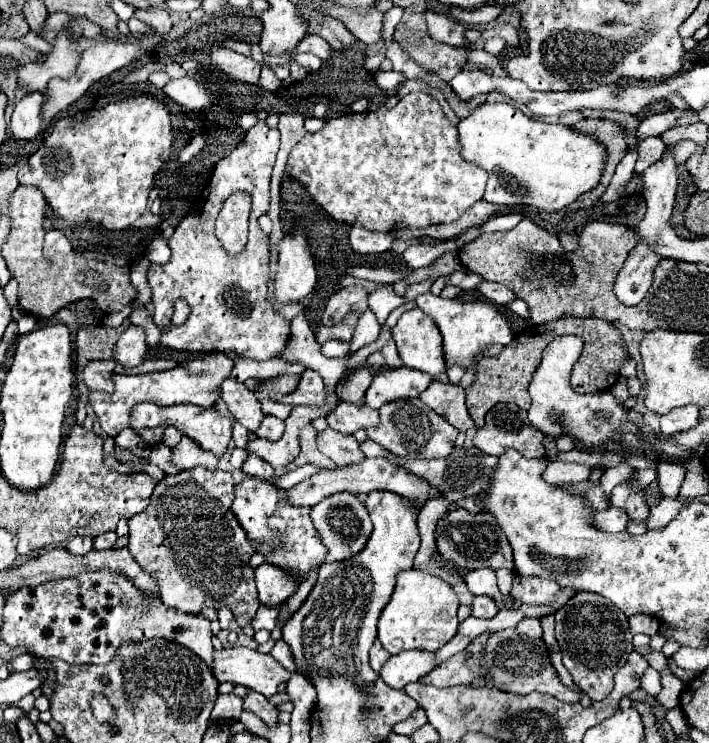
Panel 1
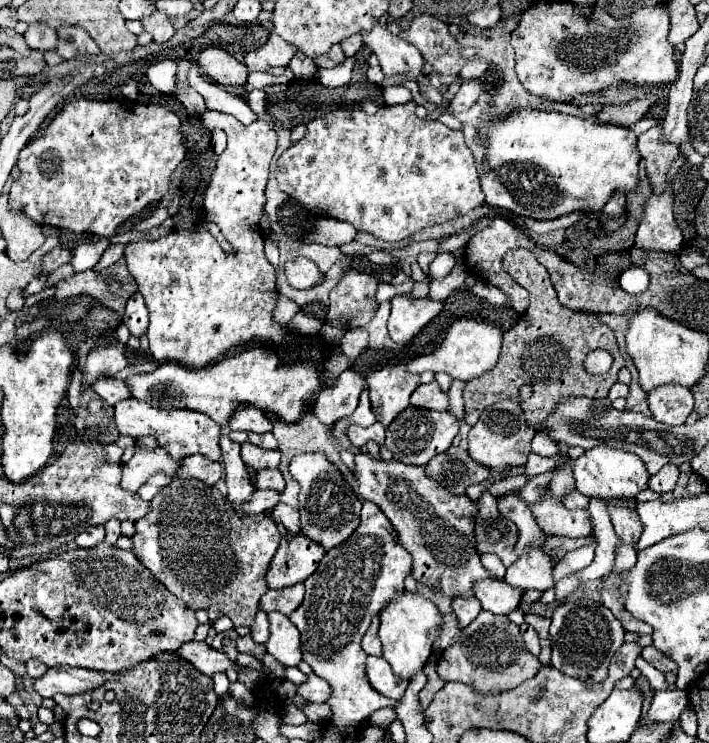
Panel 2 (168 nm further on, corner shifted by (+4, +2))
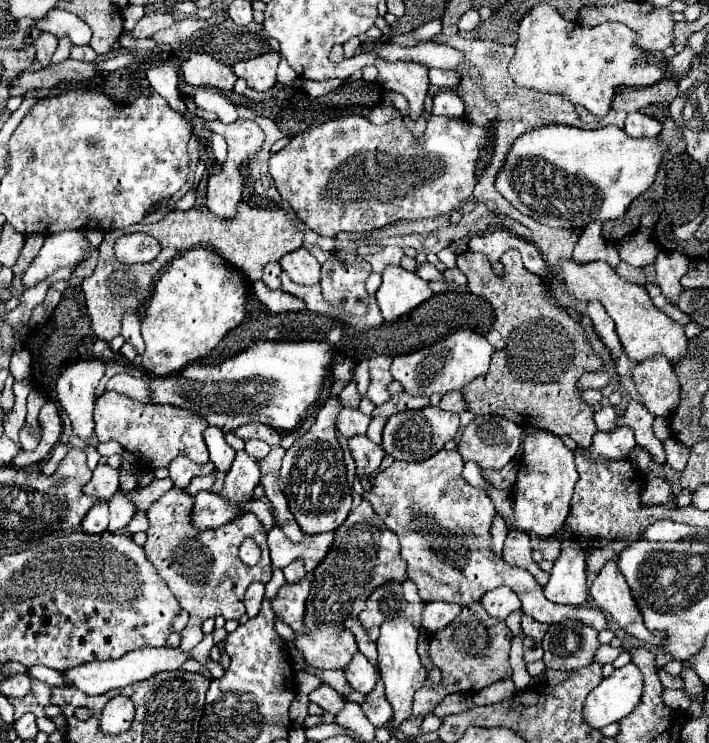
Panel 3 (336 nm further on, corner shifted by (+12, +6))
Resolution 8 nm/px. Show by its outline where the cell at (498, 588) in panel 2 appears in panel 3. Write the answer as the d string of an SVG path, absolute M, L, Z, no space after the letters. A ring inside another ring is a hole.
M502 586L502 588L490 590L490 592L482 598L482 606L486 608L486 612L488 612L492 618L506 620L508 614L520 610L520 600L518 600L516 594L512 594L512 590L508 590L508 588Z

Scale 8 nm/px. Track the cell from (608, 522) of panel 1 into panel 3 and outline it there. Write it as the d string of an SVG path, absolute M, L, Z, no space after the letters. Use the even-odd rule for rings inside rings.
M548 432L526 434L522 440L522 462L518 466L518 478L516 478L516 484L512 486L514 512L512 512L512 518L506 520L506 526L512 530L526 532L526 534L532 532L542 538L556 536L568 516L570 498L572 498L572 490L574 490L576 480L578 480L578 472L576 472L576 464L572 462L572 450L566 448L556 434L548 434Z

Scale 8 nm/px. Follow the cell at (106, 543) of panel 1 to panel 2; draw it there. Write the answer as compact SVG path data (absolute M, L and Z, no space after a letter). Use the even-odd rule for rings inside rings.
M108 520L104 528L106 528L104 542L106 542L106 544L116 544L116 540L118 540L118 536L120 536L120 522L118 522L118 520Z

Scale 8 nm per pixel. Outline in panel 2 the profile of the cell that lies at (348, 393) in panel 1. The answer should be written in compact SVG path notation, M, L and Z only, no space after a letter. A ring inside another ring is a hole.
M364 390L364 394L360 396L360 402L358 402L358 408L356 412L350 416L350 422L356 422L360 426L372 426L376 422L374 414L372 414L372 408L370 408L370 400L368 400L368 394Z

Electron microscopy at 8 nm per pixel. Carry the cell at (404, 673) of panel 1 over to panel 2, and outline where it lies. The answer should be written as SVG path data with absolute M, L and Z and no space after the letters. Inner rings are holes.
M368 656L366 660L366 674L368 674L368 680L370 684L384 696L388 698L394 698L394 700L400 700L408 688L408 680L404 678L396 678L396 674L392 672L392 668L388 666L388 662L380 656Z

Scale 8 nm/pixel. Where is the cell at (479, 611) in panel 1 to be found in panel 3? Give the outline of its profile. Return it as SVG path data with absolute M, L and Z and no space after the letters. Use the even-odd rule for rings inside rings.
M428 602L422 612L422 626L430 632L446 628L458 614L462 606L456 604L444 604L444 602Z

